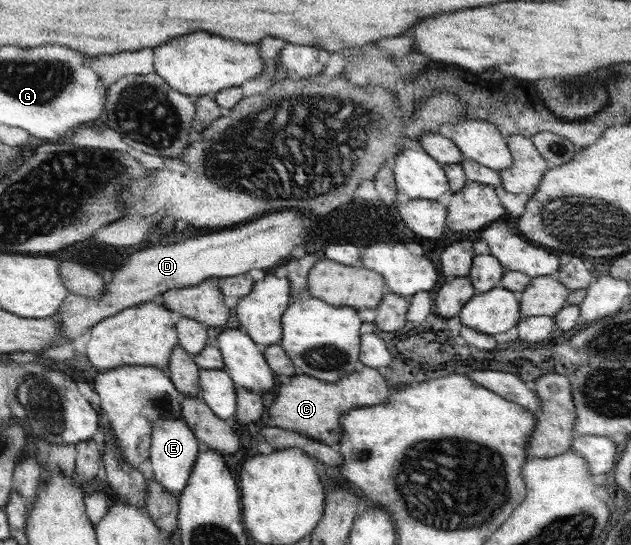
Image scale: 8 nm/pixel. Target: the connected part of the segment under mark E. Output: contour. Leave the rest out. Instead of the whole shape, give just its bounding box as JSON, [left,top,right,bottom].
[150,419,201,498]

